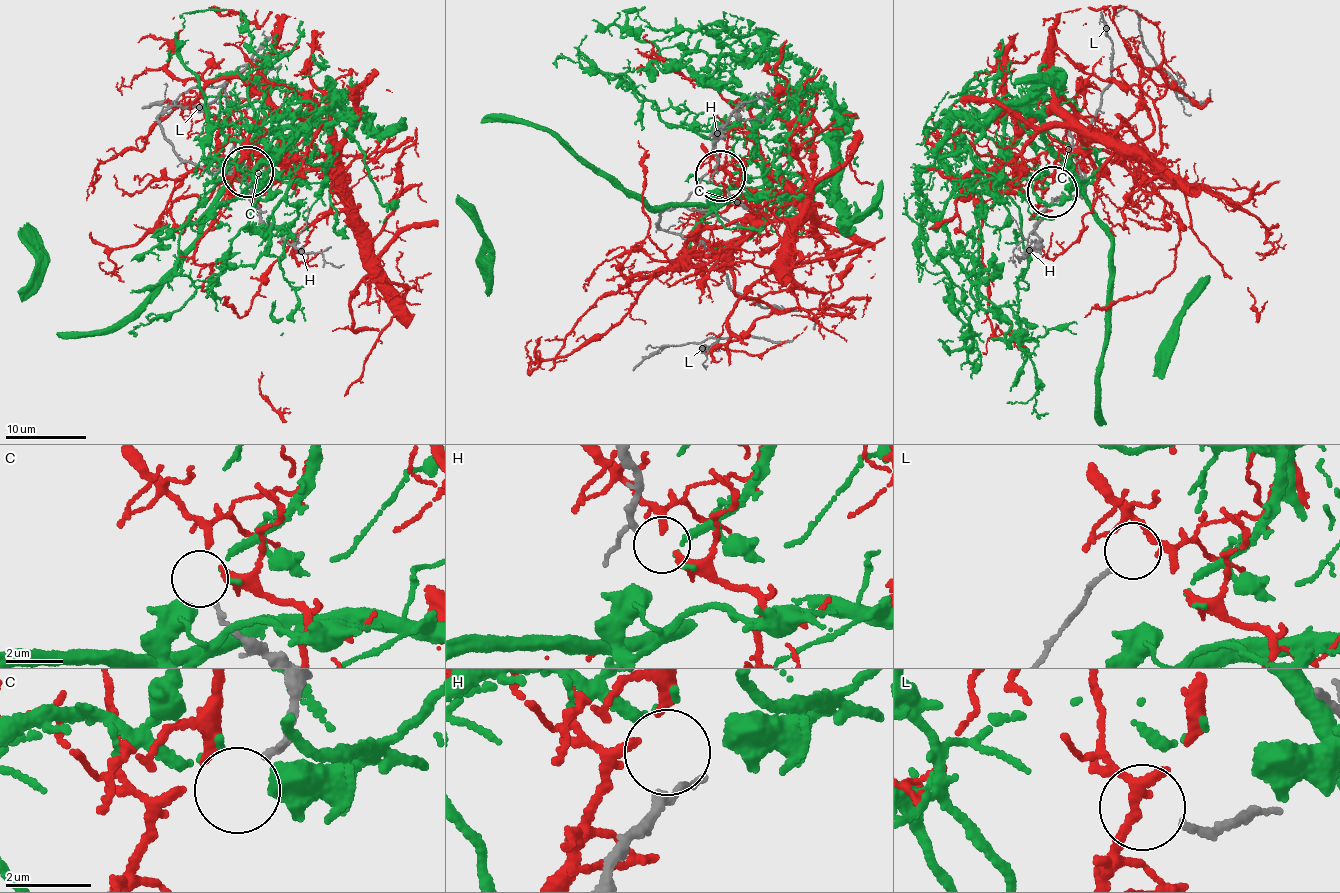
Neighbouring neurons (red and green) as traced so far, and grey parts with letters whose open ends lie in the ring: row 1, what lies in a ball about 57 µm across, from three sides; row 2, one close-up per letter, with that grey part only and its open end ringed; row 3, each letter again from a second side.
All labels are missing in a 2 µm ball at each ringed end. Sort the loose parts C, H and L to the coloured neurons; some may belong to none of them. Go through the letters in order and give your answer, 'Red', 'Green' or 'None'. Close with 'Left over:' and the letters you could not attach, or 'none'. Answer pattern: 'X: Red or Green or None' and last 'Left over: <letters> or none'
C: None
H: Green
L: None
Left over: C, L

